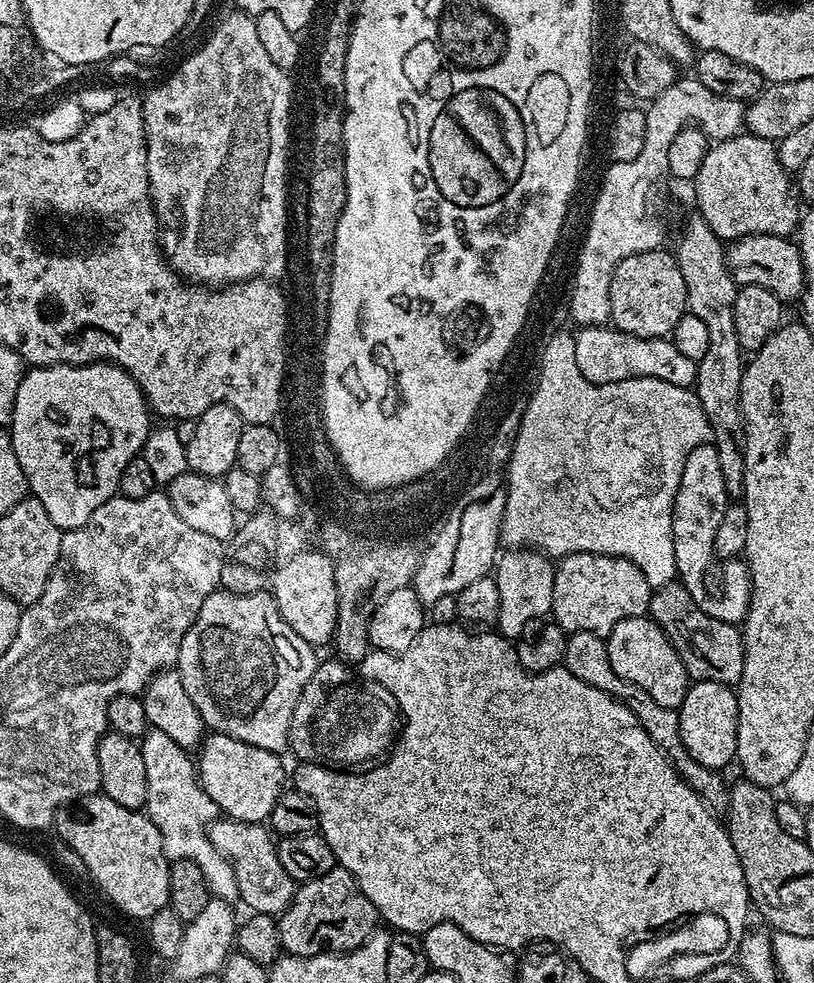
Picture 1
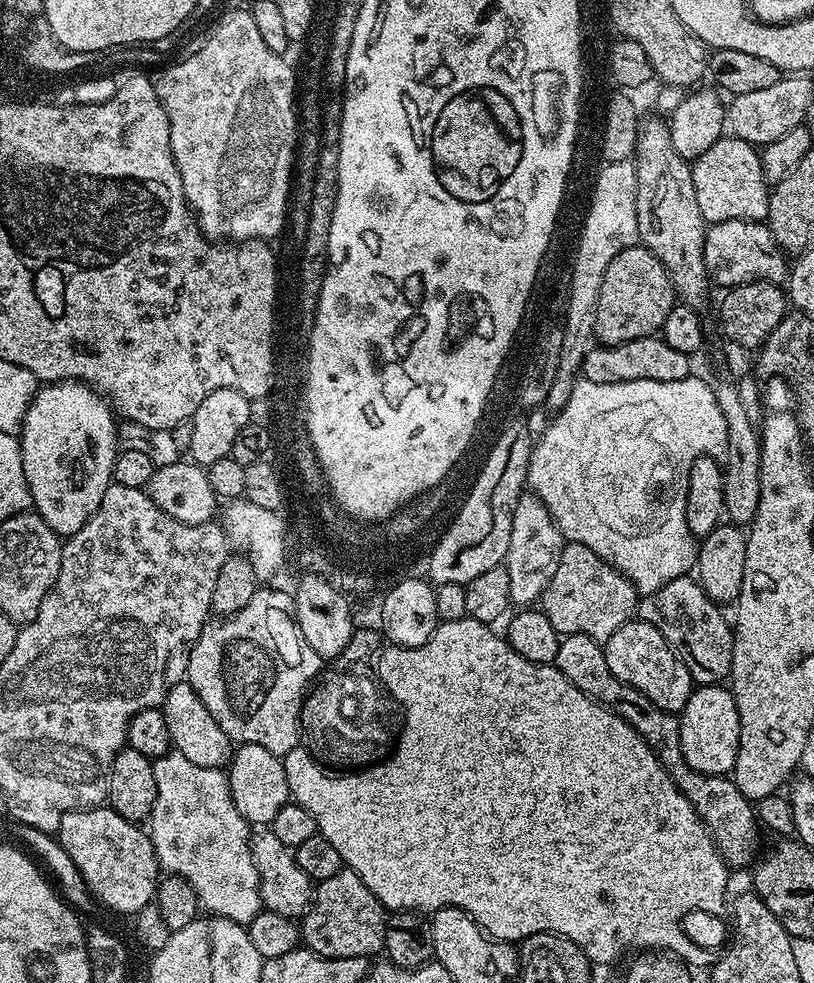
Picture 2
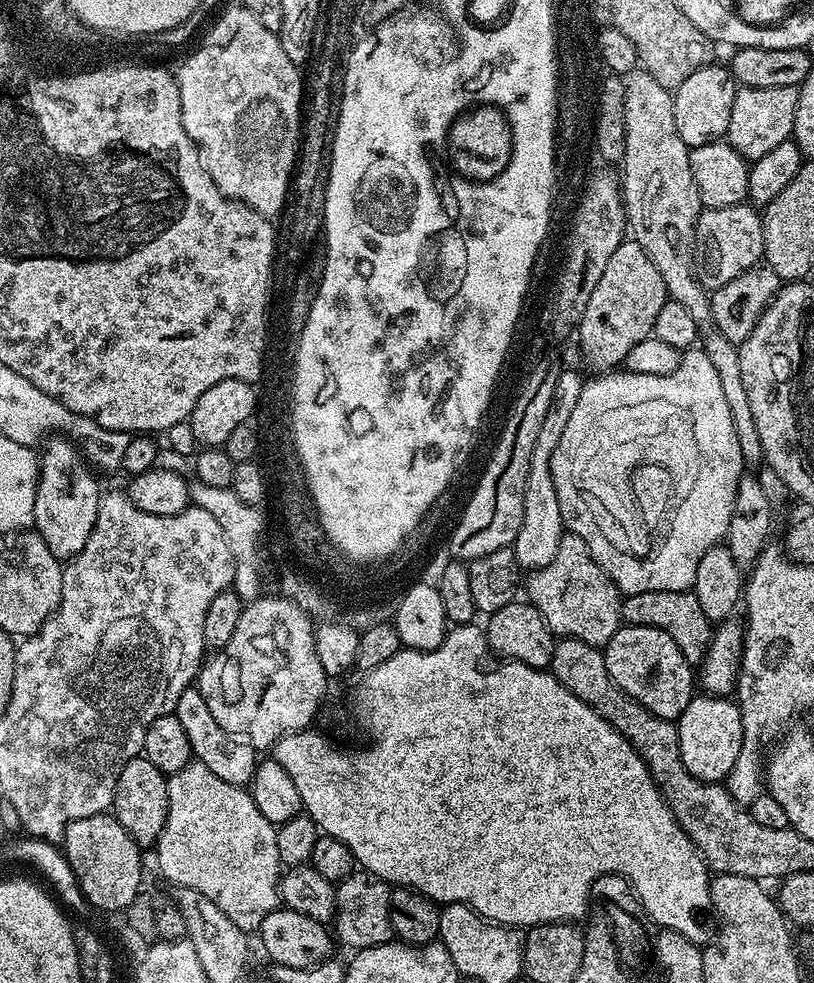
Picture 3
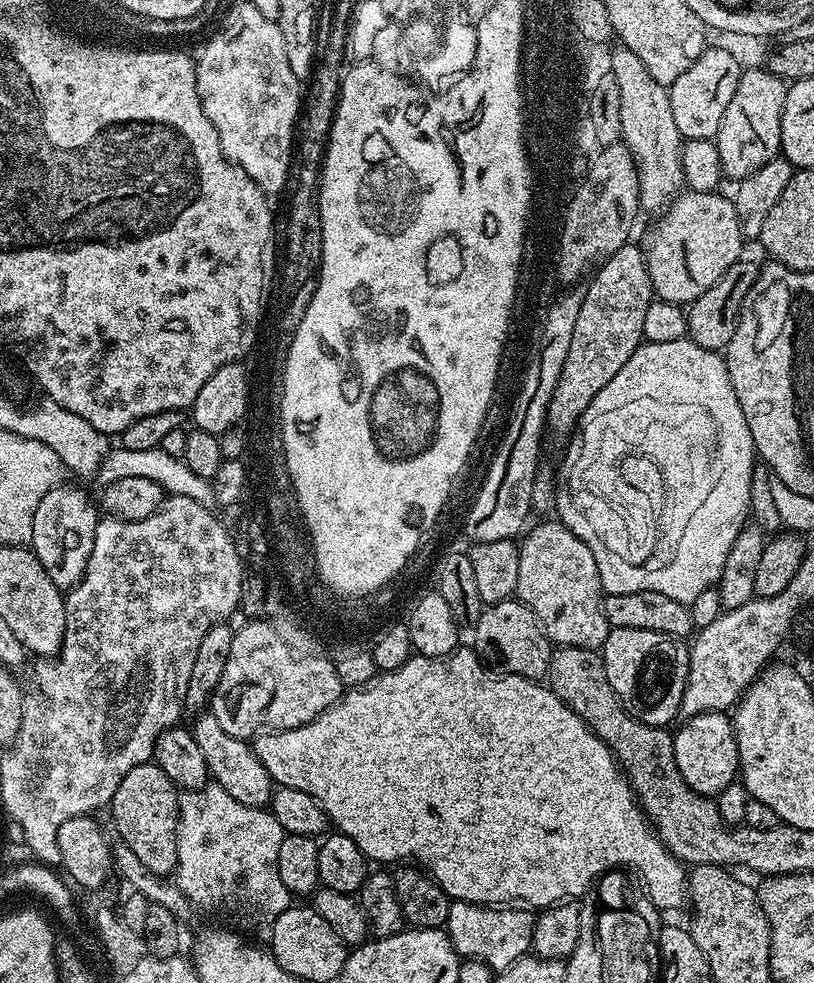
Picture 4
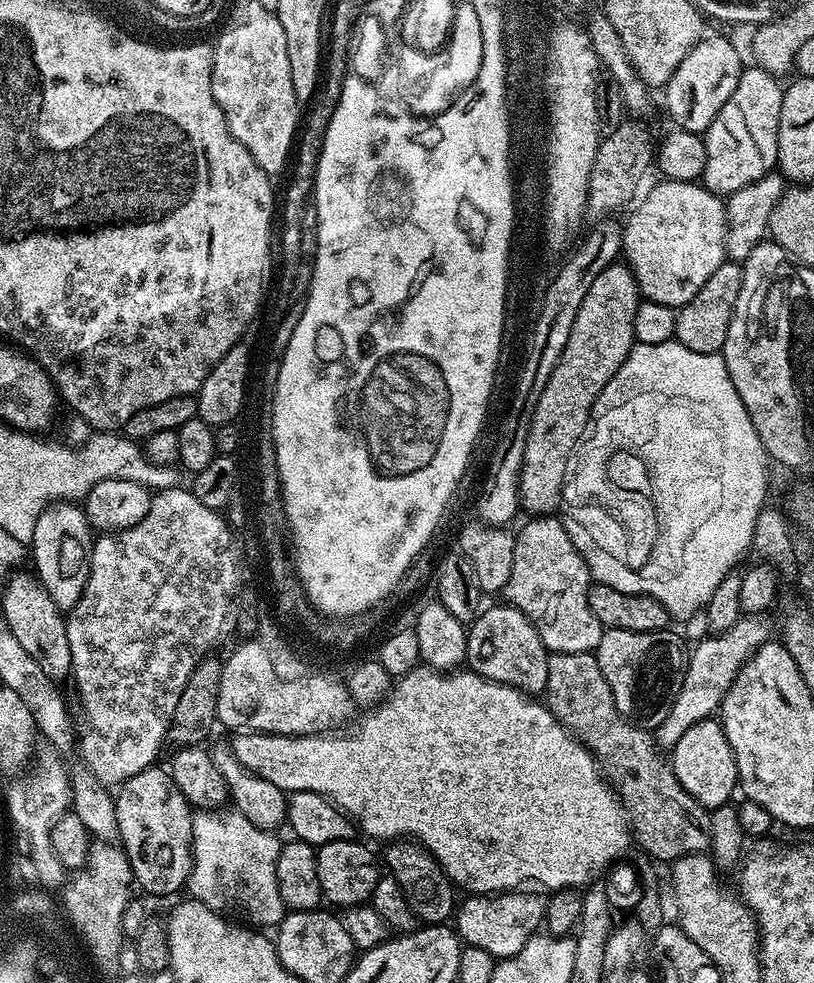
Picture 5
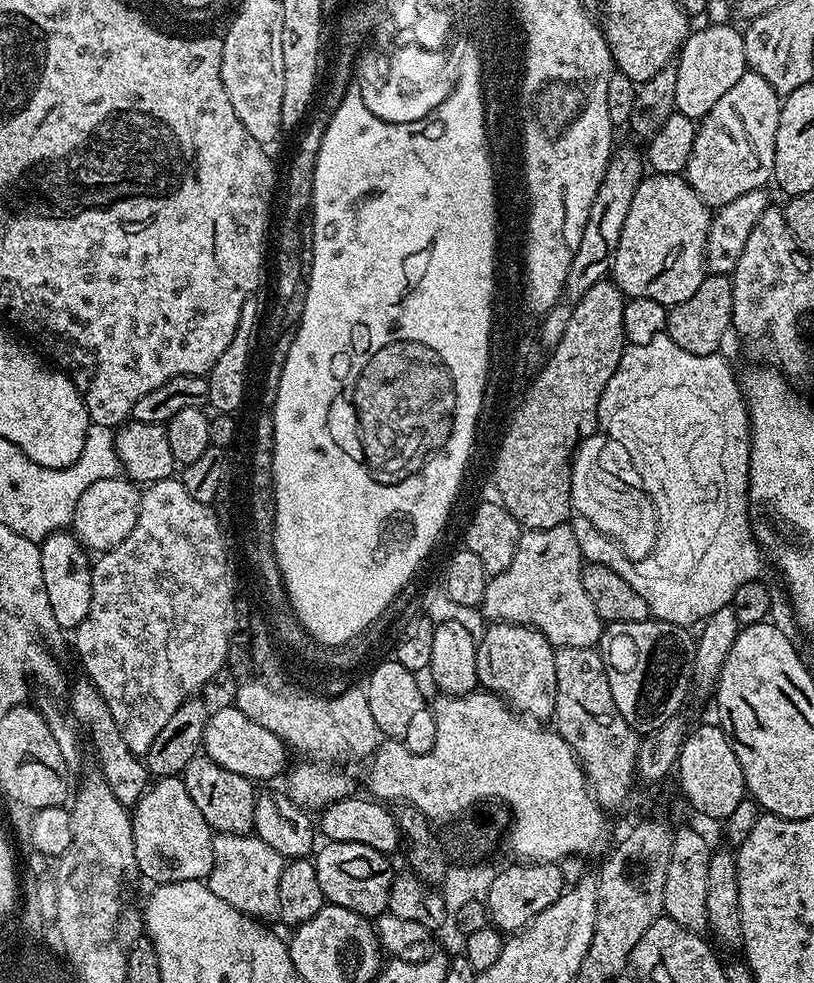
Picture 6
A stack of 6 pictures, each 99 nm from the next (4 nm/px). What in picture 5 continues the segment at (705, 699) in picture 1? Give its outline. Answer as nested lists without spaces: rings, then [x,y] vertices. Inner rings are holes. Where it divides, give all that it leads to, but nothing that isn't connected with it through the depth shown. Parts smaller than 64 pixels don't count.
[[[709,718],[690,726],[678,746],[670,749],[670,763],[680,785],[706,809],[729,803],[733,799],[732,791],[737,791],[736,755],[732,753],[719,719]]]

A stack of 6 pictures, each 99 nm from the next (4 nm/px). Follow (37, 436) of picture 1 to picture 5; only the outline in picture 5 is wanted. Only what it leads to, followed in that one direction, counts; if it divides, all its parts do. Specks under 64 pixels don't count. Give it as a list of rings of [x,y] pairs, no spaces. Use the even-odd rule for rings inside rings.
[[[56,502],[38,518],[30,545],[30,560],[36,563],[35,575],[56,607],[71,610],[82,598],[88,575],[92,573],[94,529],[83,507],[72,502]]]

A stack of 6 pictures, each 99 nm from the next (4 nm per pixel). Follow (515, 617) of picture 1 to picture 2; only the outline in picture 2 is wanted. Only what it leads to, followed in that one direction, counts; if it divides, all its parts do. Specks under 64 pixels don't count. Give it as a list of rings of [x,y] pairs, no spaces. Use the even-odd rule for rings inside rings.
[[[532,492],[521,493],[511,528],[510,546],[504,563],[510,575],[510,594],[515,605],[530,606],[534,600],[539,601],[543,597],[550,578],[558,568],[566,541],[545,504]]]

